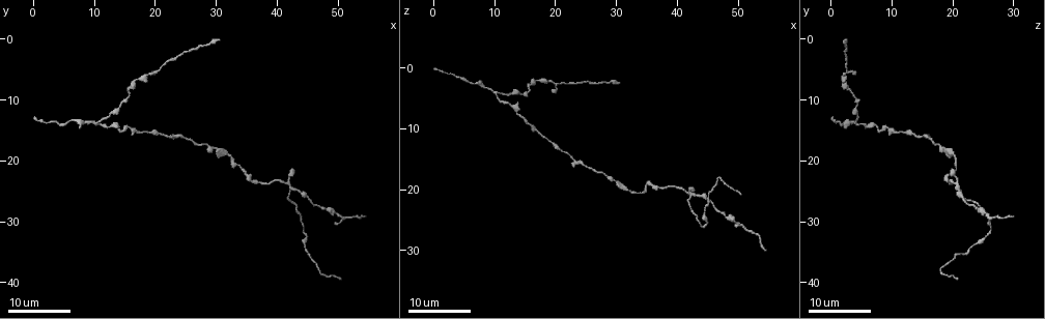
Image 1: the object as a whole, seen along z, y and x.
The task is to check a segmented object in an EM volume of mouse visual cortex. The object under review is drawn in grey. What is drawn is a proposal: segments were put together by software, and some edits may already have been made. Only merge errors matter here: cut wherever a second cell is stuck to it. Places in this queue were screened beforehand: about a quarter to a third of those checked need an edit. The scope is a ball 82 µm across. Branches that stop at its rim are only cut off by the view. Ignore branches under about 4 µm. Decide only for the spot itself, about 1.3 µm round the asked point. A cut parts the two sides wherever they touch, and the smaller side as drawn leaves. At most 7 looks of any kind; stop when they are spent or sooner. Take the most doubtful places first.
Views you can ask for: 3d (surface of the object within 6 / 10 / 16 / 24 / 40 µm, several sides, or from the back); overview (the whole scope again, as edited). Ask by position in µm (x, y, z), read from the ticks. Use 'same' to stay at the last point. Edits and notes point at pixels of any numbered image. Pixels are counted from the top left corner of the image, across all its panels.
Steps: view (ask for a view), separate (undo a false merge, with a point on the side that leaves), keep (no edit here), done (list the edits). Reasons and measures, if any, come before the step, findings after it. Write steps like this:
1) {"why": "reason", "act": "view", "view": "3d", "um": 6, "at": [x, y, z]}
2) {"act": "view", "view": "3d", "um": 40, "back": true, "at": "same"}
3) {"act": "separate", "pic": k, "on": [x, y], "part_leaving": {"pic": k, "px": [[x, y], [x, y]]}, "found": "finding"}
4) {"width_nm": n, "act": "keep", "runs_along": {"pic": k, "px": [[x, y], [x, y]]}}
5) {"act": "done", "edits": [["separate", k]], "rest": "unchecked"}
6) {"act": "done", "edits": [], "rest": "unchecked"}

{"why": "three arms meet", "act": "view", "view": "3d", "um": 16, "at": [42.0, 25.0, 21.5]}

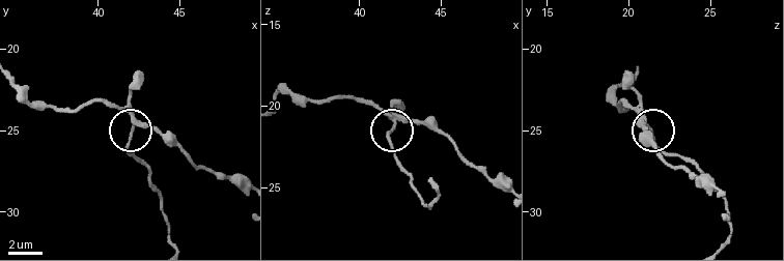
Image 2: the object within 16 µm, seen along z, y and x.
{"why": "zoom in", "act": "view", "view": "3d", "um": 10, "at": [42.3, 24.6, 20.9]}

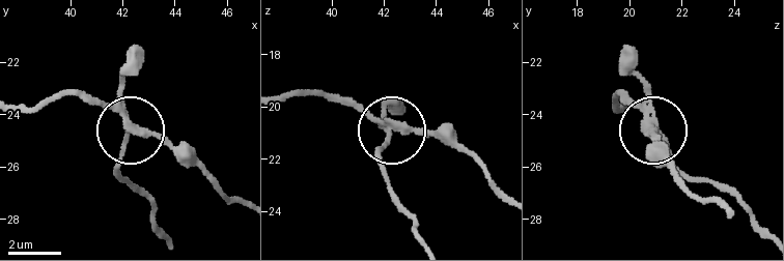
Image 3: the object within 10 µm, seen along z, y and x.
{"why": "other side", "act": "view", "view": "3d", "um": 10, "back": true, "at": [42.4, 24.7, 20.9]}

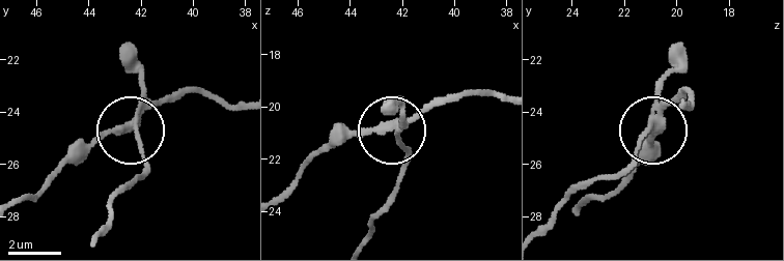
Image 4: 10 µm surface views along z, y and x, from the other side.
{"act": "separate", "pic": 4, "on": [143, 145], "part_leaving": {"pic": 4, "px": [[138, 112], [144, 164], [113, 204], [100, 237]]}, "found": "a second cell is stuck on"}

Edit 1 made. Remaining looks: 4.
{"why": "three arms meet", "act": "view", "view": "3d", "um": 16, "at": [10.0, 14.0, 4.0]}

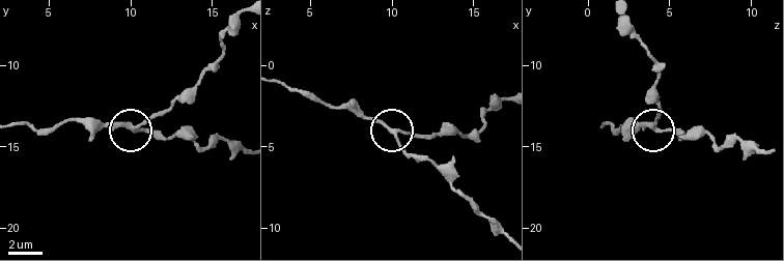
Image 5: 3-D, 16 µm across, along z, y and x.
{"act": "view", "view": "3d", "um": 6, "at": [10.2, 13.7, 4.2]}

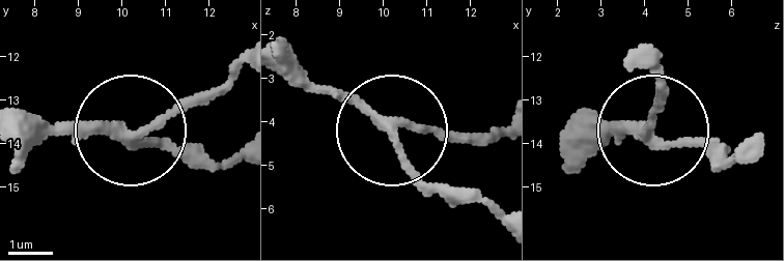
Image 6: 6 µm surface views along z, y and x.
{"act": "view", "view": "3d", "um": 6, "back": true, "at": [10.20, 13.85, 4.05]}

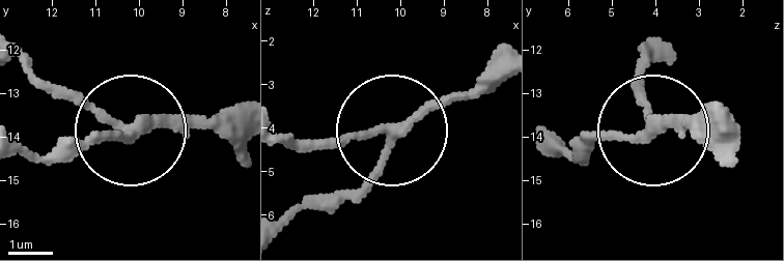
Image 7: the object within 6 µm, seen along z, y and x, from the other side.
{"arms": 3, "act": "keep", "found": "all the same cell"}

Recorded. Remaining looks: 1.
{"act": "done", "edits": [["separate", 4]], "rest": "unchecked"}

